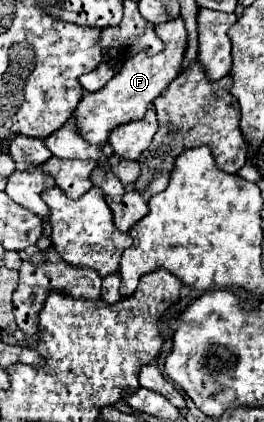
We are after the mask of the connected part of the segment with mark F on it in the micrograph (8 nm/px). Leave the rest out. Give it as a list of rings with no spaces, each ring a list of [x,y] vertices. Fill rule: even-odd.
[[[176,16],[168,22],[158,24],[154,30],[166,44],[166,48],[162,52],[158,52],[154,56],[148,56],[146,52],[138,52],[136,56],[132,56],[124,62],[122,70],[104,88],[100,88],[98,92],[86,94],[80,100],[80,104],[74,112],[74,118],[76,118],[78,130],[84,134],[84,138],[88,142],[102,146],[108,140],[108,132],[112,128],[116,128],[124,122],[130,122],[130,120],[144,118],[152,100],[156,96],[160,96],[162,90],[180,74],[182,60],[184,60],[184,54],[188,48],[188,32],[184,28],[182,16]]]

